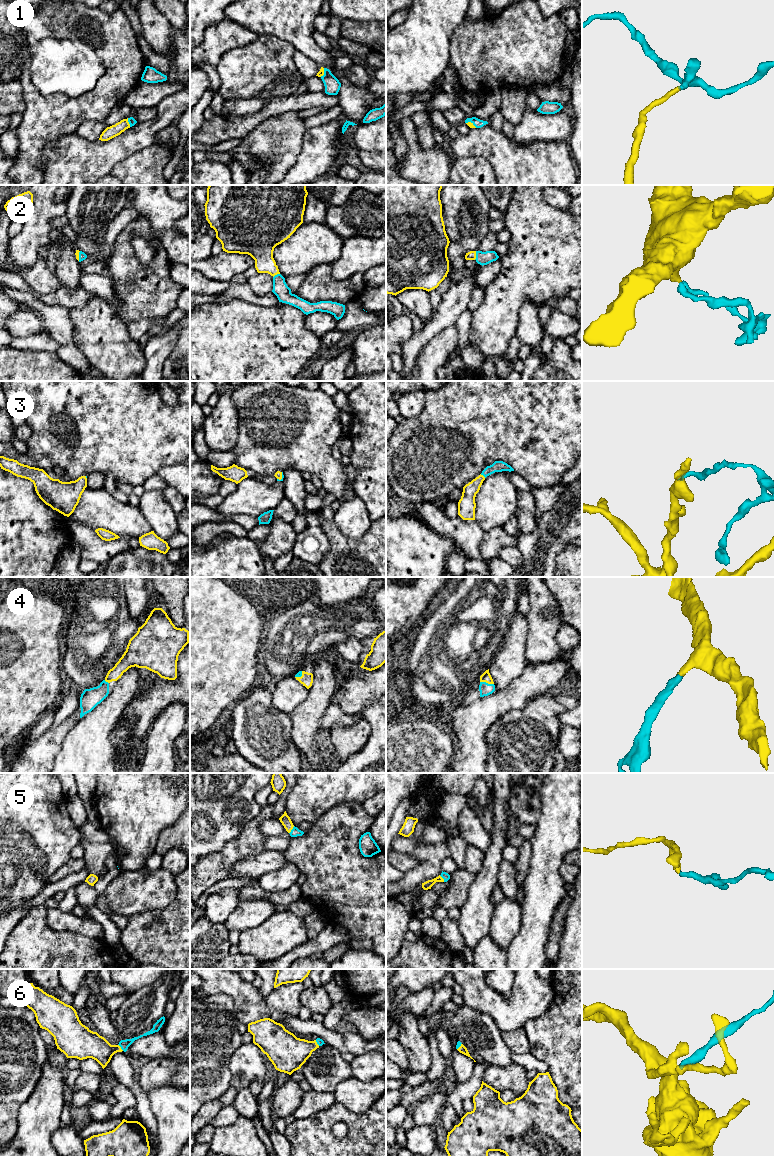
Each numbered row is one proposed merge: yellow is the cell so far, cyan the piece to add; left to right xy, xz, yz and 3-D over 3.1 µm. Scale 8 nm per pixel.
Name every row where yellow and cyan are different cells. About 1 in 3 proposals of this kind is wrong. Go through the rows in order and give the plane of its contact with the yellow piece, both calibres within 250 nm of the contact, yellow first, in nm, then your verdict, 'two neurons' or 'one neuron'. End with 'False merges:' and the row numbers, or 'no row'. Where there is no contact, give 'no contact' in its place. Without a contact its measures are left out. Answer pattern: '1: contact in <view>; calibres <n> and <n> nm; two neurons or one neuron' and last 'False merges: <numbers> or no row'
1: contact in yz; calibres 40 and 70 nm; one neuron
2: contact in yz; calibres 70 and 110 nm; one neuron
3: contact in yz; calibres 130 and 100 nm; one neuron
4: contact in yz; calibres 80 and 100 nm; one neuron
5: contact in xz; calibres 80 and 70 nm; one neuron
6: contact in xy; calibres 220 and 80 nm; one neuron
False merges: no row

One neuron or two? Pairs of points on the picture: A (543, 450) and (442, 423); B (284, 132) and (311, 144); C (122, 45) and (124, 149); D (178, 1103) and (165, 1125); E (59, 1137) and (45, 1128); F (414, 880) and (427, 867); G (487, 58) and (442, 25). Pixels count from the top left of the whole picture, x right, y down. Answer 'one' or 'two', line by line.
A: one
B: two
C: two
D: one
E: two
F: one
G: two

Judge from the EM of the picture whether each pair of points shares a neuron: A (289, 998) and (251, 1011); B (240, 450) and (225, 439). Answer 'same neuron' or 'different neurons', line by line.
A: different neurons
B: different neurons

